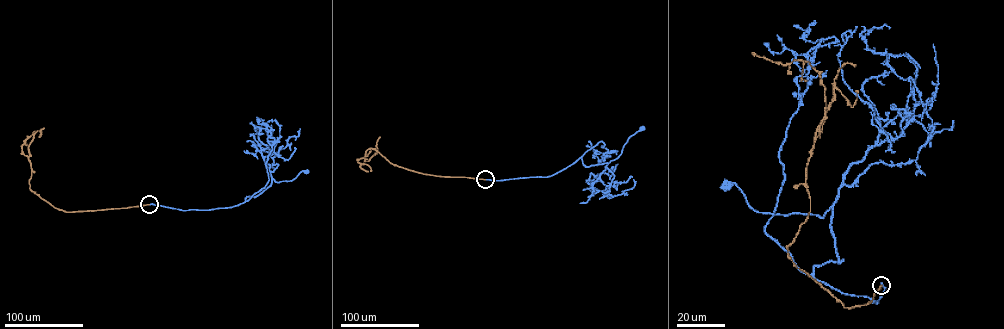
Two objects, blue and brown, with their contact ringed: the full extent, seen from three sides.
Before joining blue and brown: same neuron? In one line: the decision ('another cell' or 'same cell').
same cell

